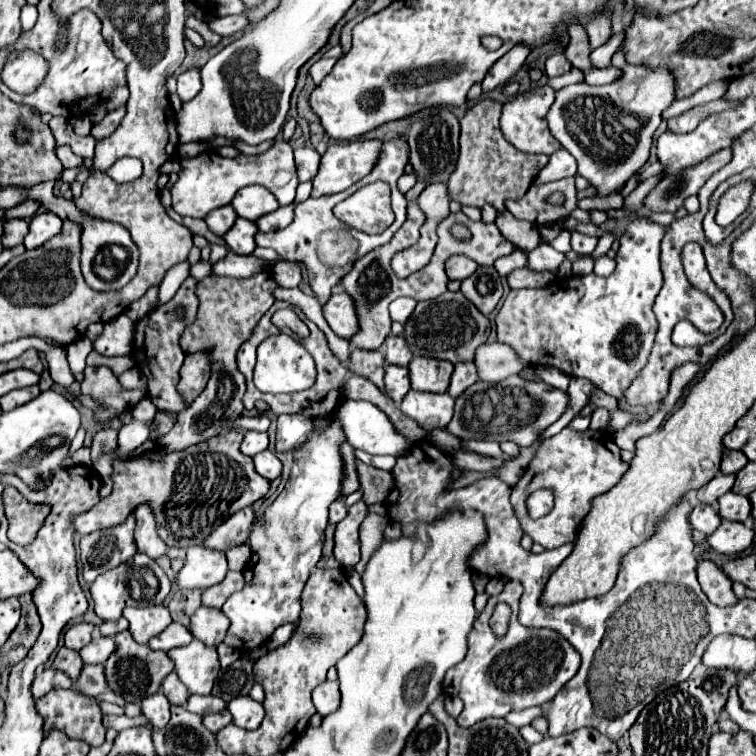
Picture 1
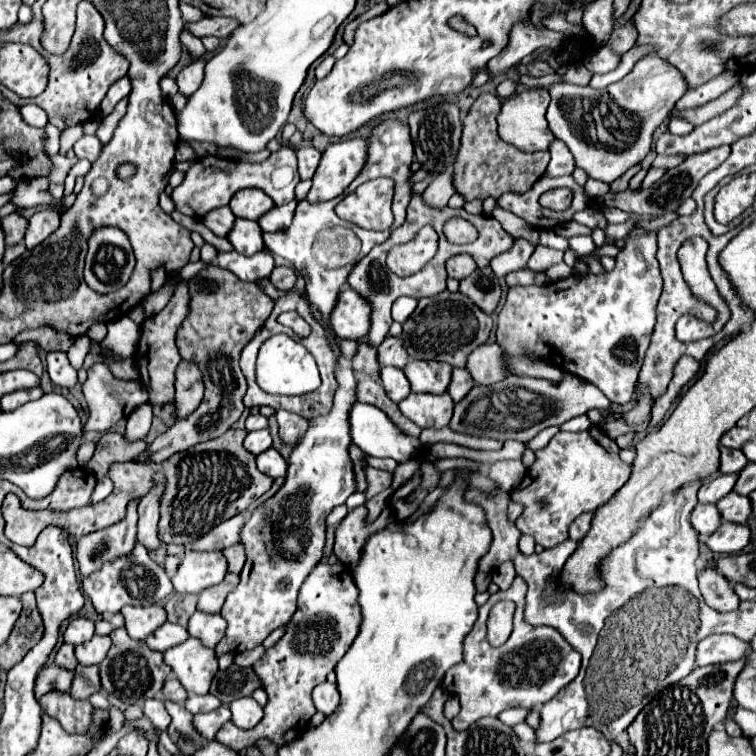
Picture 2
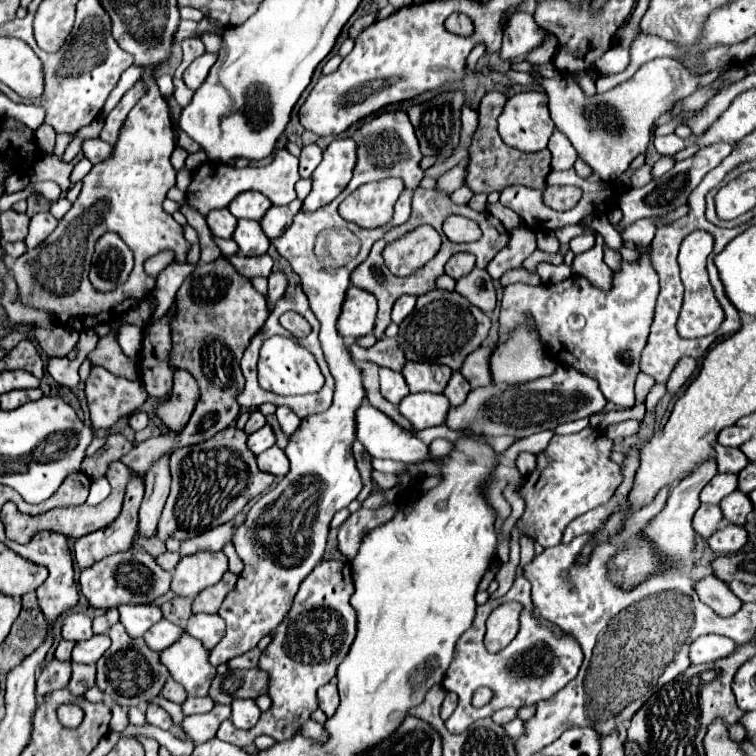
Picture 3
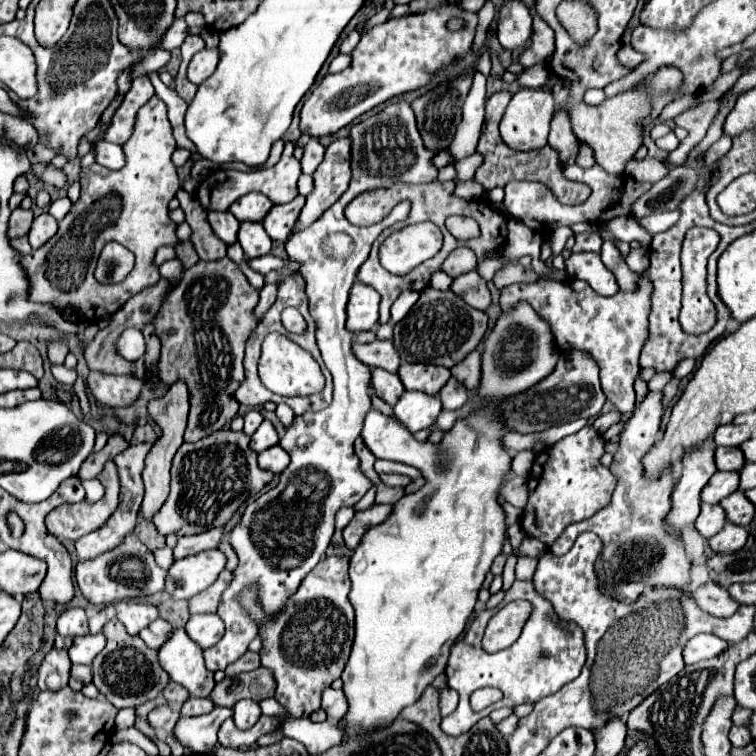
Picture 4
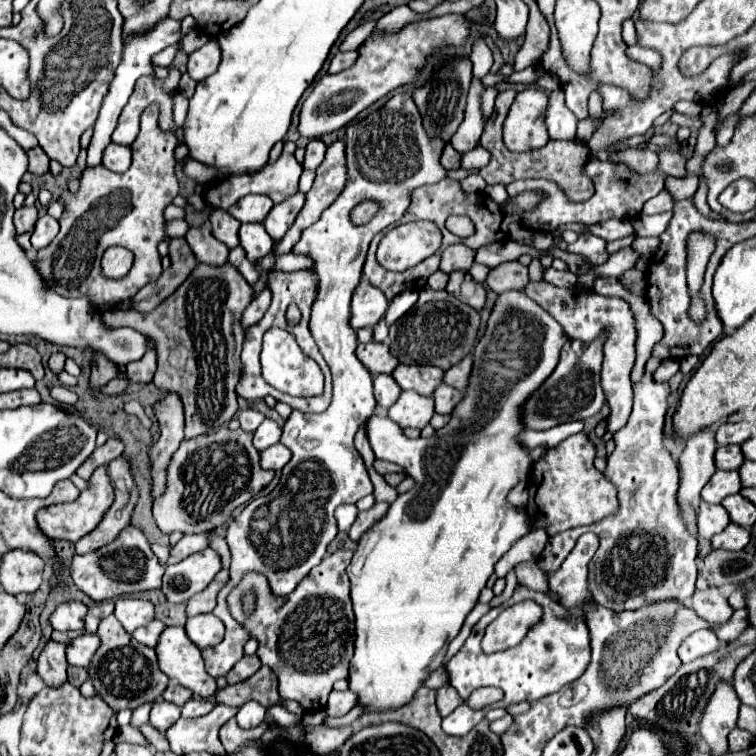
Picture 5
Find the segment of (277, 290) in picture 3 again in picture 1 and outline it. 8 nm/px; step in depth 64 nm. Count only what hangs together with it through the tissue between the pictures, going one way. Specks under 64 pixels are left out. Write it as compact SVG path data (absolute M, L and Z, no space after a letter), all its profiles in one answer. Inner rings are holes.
M280 260L280 262L274 264L272 278L274 278L274 282L276 282L278 286L282 286L282 288L296 288L296 286L300 284L300 280L302 280L298 264L294 264L294 262L284 262L284 260Z

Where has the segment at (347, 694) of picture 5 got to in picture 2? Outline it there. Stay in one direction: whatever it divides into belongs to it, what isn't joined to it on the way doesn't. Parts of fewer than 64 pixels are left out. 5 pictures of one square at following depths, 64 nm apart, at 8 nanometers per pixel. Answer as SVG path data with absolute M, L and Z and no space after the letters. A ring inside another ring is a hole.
M324 682L324 684L316 686L314 692L312 692L312 696L314 696L316 708L318 708L320 712L324 712L326 716L330 716L330 714L336 710L338 700L340 700L336 684L330 684L330 682Z

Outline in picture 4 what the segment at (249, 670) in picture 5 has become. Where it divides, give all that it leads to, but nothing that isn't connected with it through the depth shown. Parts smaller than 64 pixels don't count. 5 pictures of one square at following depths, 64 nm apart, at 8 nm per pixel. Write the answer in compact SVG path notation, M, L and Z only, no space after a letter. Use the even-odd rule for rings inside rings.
M246 652L242 658L238 658L234 664L230 664L226 668L226 676L234 678L242 672L250 672L250 670L256 670L256 668L260 668L260 656L256 652Z

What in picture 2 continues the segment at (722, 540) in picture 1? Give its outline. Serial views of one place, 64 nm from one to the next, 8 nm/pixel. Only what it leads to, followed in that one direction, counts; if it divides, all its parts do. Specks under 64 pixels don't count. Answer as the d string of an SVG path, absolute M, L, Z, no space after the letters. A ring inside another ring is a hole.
M722 522L720 528L706 540L708 548L718 554L736 554L750 542L750 530L748 526L734 524L734 522Z

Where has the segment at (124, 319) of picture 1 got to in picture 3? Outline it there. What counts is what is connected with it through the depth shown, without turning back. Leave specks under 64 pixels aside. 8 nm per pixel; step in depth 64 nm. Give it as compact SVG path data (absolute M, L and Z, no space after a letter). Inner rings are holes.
M122 326L118 332L118 344L122 348L122 352L128 358L136 358L140 352L140 344L142 344L144 332L136 326Z

